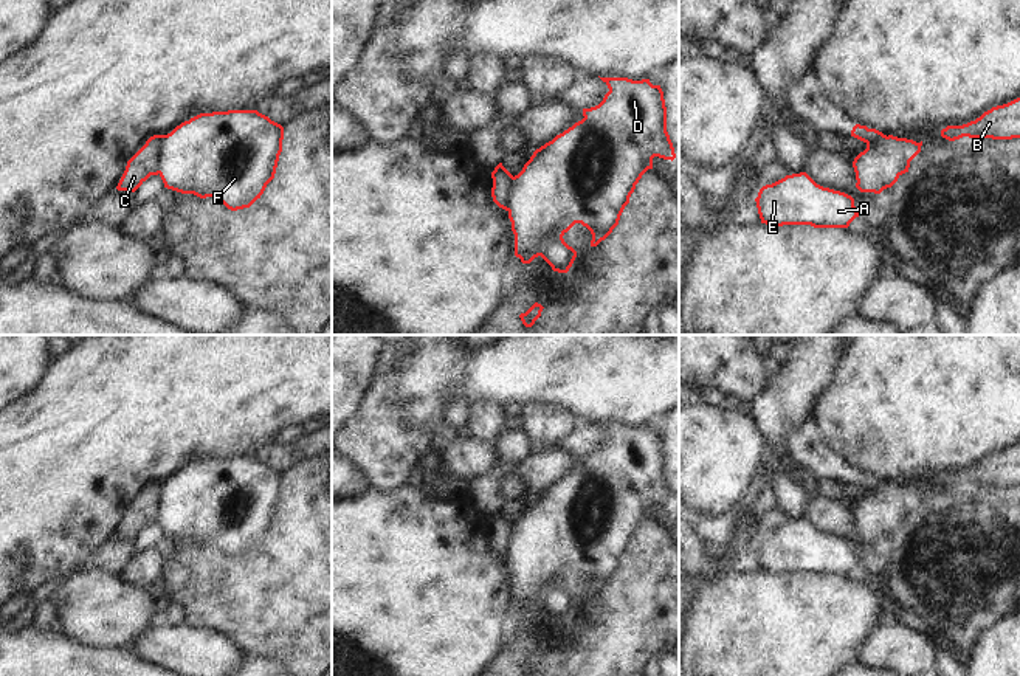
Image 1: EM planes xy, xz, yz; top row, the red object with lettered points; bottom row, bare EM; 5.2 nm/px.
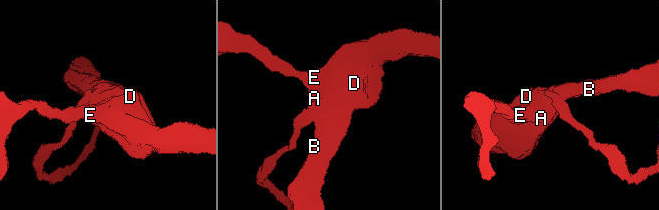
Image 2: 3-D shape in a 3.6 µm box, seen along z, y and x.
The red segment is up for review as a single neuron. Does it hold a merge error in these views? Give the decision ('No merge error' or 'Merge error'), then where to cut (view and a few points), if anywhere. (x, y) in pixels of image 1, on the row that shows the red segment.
Merge error. Split along xy (165, 135), (158, 172).

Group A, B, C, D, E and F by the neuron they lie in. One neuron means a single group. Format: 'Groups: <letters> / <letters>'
Groups: A B D E F / C.

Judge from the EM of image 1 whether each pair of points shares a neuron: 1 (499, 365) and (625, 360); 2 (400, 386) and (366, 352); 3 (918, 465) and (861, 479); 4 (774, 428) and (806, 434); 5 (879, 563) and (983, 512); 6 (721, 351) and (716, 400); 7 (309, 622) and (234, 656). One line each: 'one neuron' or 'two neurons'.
1: one neuron
2: two neurons
3: two neurons
4: two neurons
5: two neurons
6: two neurons
7: two neurons

